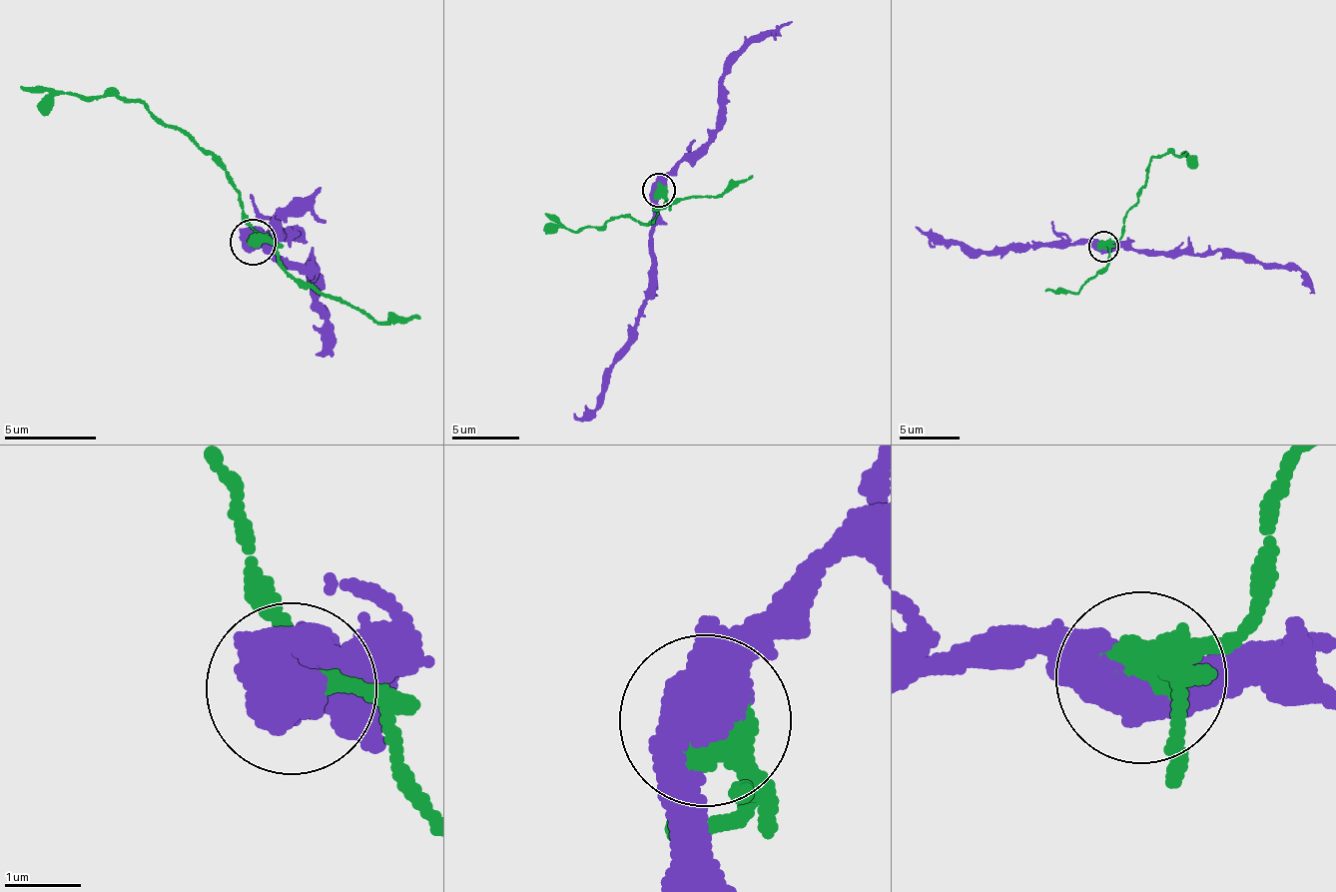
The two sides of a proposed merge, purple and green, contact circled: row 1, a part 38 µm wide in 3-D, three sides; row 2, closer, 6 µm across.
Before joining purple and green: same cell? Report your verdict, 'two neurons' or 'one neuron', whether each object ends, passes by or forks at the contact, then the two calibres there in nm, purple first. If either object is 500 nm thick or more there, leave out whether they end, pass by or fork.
two neurons | 600/650 nm

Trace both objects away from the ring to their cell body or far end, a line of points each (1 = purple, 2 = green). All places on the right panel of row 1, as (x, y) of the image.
1: (1103, 246), (1191, 250), (1220, 257), (1247, 256), (1259, 265), (1292, 267), (1315, 295)
2: (1103, 246), (1117, 239), (1122, 231), (1125, 214), (1147, 181), (1152, 158), (1188, 154), (1183, 151)

